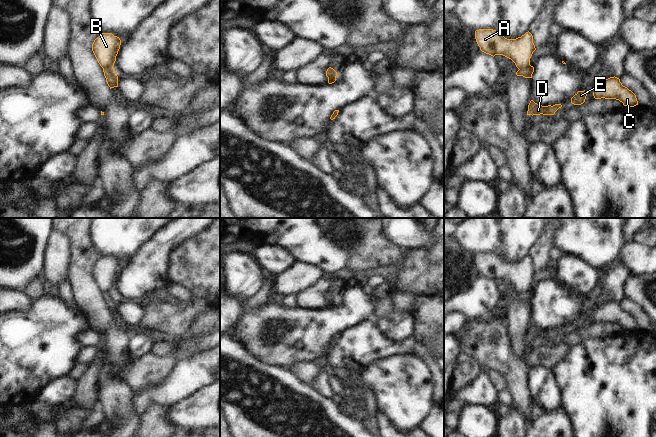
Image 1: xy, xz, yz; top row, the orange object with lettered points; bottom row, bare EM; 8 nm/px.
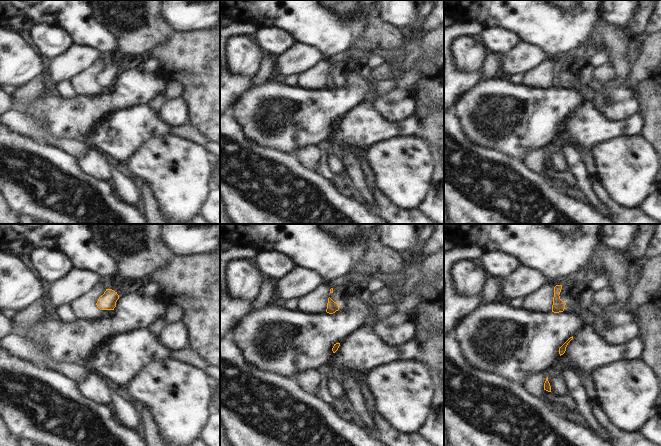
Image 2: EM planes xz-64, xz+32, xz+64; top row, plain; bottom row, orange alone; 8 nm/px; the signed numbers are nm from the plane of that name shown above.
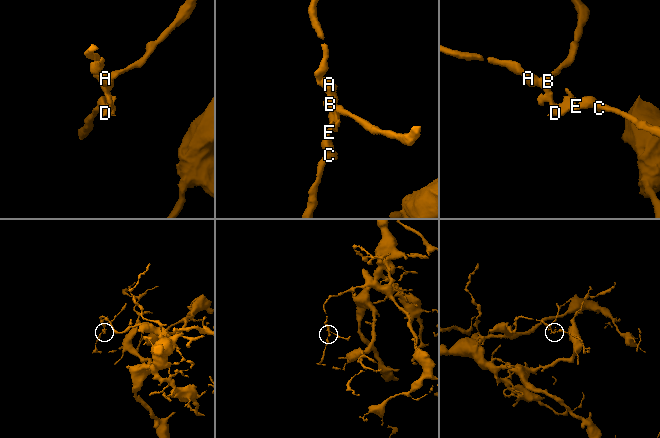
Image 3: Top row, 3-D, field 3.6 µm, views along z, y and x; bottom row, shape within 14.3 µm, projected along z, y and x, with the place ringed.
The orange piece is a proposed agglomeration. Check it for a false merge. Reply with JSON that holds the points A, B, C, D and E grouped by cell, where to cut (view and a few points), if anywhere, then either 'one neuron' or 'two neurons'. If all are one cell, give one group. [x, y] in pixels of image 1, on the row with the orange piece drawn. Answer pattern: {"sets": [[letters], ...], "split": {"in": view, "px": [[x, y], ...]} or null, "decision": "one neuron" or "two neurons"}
{"sets": [["A", "B"], ["C", "D", "E"]], "split": {"in": "yz", "px": [[530, 65], [519, 69]]}, "decision": "two neurons"}

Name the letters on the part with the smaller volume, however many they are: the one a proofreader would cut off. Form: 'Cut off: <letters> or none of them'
Cut off: C, D, E

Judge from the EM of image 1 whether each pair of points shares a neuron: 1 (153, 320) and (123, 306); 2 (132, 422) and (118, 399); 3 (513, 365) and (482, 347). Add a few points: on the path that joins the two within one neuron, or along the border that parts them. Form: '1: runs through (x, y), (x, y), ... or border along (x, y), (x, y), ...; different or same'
1: border along (142, 302), (143, 315), (137, 324); different
2: runs through (126, 416), (118, 408), (118, 405); same
3: runs through (505, 361), (490, 347); same

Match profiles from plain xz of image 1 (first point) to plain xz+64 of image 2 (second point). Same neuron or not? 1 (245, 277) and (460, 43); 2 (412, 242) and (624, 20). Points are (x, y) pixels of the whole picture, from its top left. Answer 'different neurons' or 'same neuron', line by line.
1: same neuron
2: same neuron

